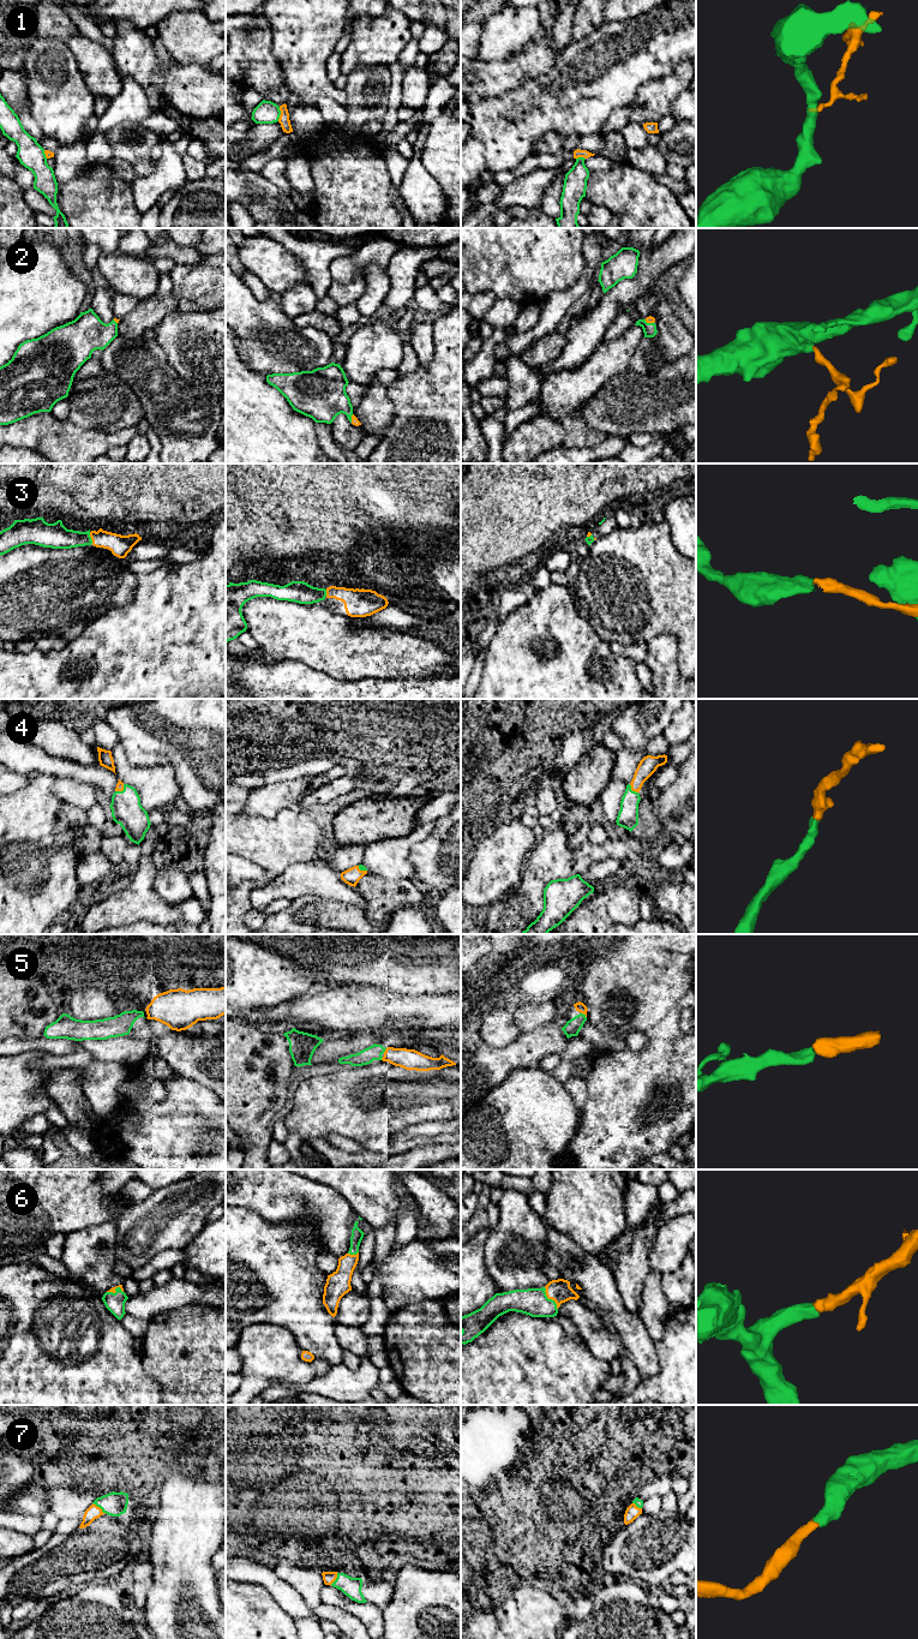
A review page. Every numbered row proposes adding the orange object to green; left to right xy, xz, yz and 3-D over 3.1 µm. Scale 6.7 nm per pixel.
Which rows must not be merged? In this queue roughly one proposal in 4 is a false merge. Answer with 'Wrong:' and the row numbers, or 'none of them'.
Wrong: 1

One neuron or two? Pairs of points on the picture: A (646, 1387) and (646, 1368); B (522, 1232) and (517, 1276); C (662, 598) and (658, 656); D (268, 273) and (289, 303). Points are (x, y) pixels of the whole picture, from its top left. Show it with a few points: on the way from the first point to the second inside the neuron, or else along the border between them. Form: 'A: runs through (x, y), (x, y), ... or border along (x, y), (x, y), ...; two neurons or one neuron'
A: border along (656, 1352), (659, 1362), (658, 1373), (641, 1379); two neurons
B: runs through (516, 1243), (514, 1266); one neuron
C: border along (646, 644), (656, 635), (672, 634), (678, 656); two neurons
D: border along (308, 283), (296, 283), (281, 294); two neurons

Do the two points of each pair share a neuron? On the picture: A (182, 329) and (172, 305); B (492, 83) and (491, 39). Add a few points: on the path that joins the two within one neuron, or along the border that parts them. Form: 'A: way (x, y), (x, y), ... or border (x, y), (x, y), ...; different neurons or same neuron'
A: border (176, 309), (170, 311), (154, 329); different neurons
B: border (518, 53), (512, 53), (500, 60), (476, 59); different neurons

